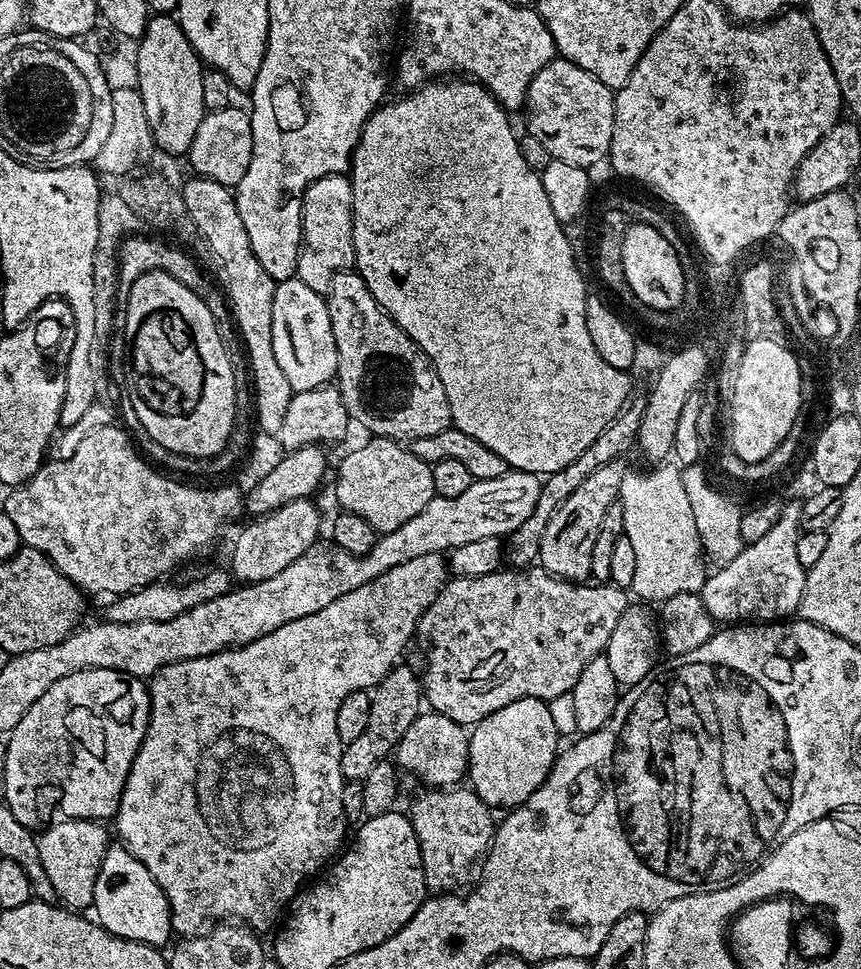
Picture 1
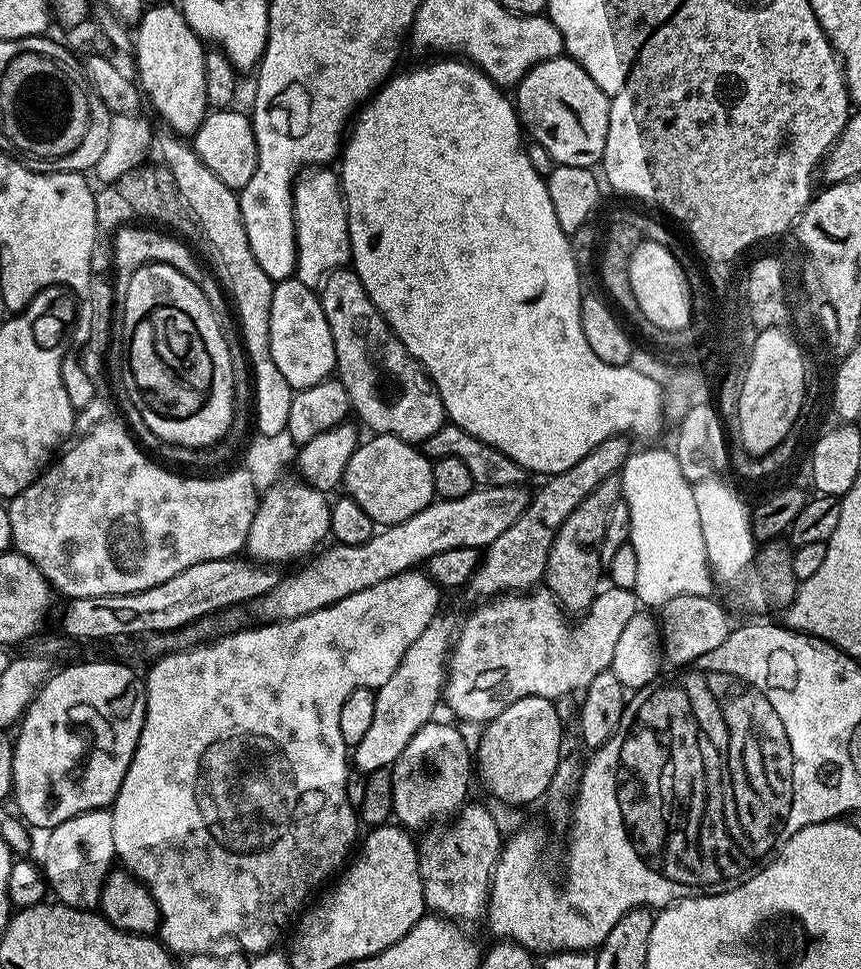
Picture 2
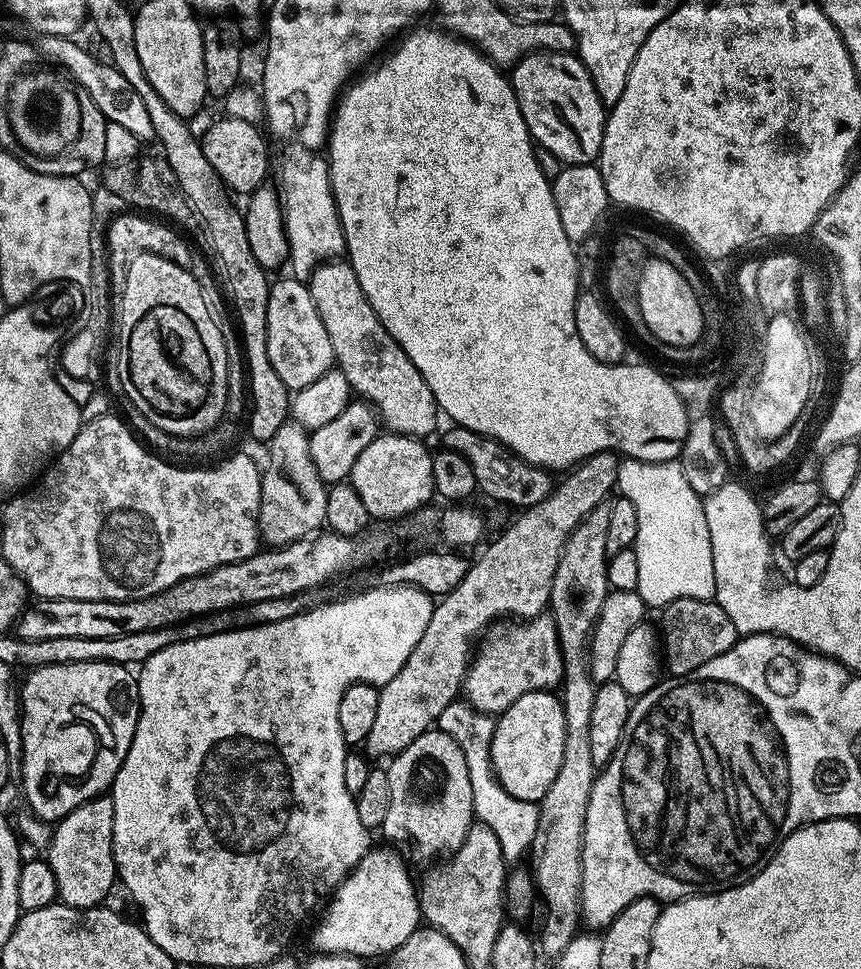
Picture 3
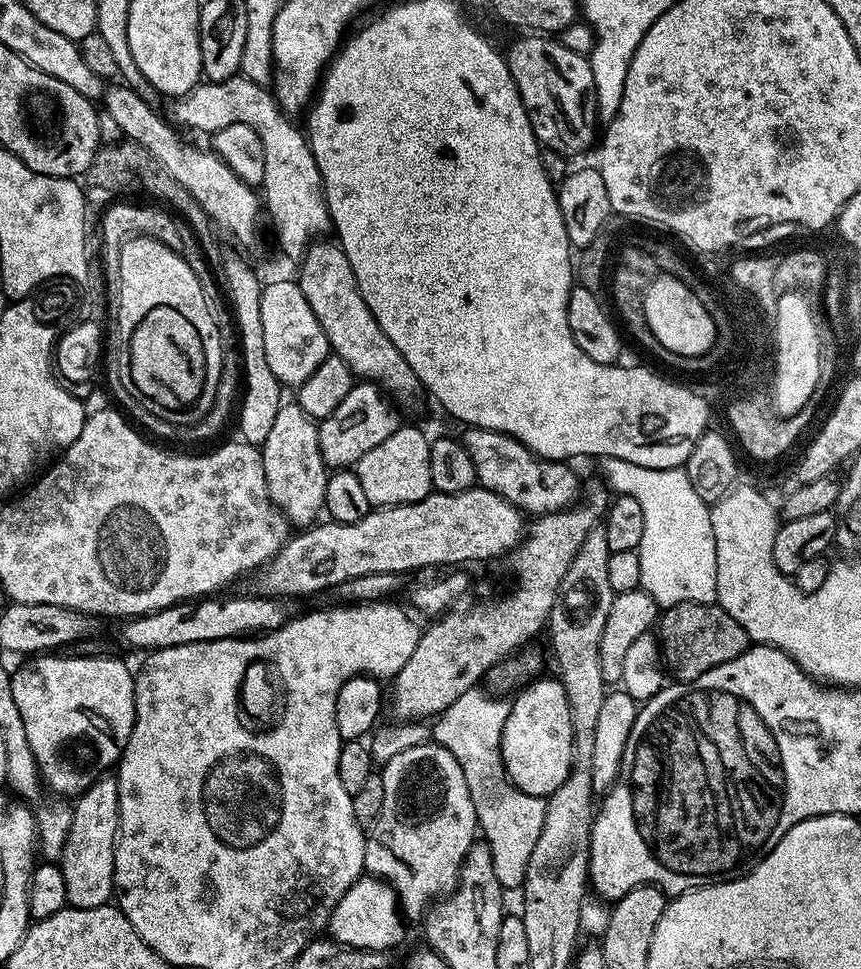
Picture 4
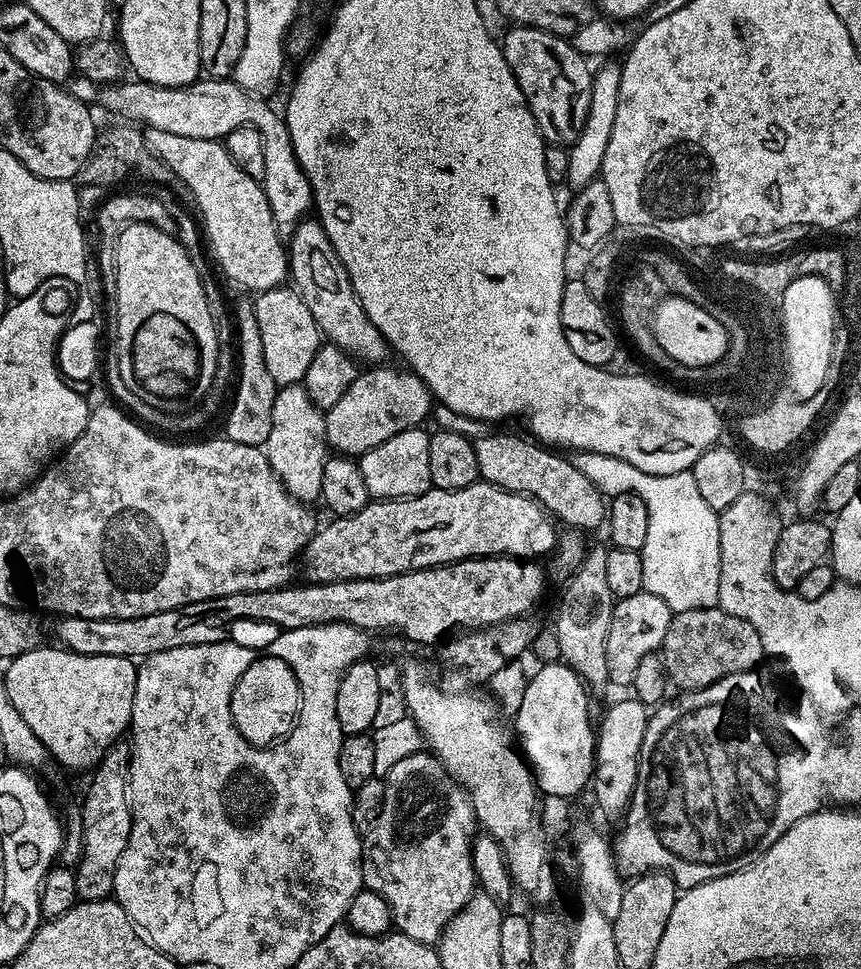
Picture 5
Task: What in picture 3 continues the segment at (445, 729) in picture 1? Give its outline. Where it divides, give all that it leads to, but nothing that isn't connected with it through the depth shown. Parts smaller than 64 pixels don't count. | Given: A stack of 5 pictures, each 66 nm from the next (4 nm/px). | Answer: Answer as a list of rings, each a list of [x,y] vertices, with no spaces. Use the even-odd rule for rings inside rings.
[[[439,730],[424,732],[418,738],[414,738],[410,746],[406,746],[391,757],[386,769],[390,784],[390,806],[382,827],[385,838],[397,840],[400,844],[409,844],[424,856],[436,856],[432,858],[451,854],[458,846],[462,846],[466,834],[473,826],[474,815],[470,773],[467,770],[466,758],[458,744],[454,742],[454,738]]]

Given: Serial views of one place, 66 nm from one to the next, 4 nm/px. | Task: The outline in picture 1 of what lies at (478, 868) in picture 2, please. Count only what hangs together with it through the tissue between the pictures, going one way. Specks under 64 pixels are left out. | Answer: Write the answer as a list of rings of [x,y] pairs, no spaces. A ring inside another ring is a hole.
[[[471,787],[455,790],[424,790],[412,804],[410,819],[420,843],[424,887],[432,894],[452,894],[472,867],[487,853],[496,832],[493,809],[478,799]]]

